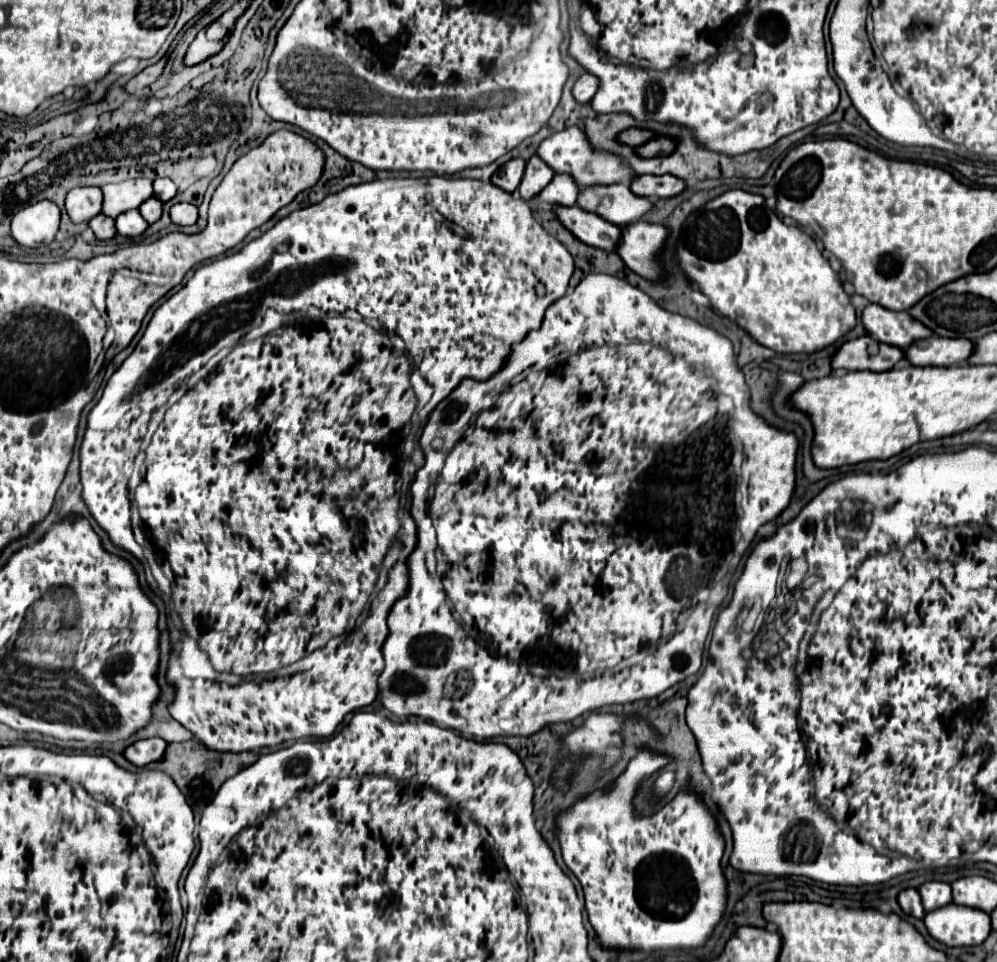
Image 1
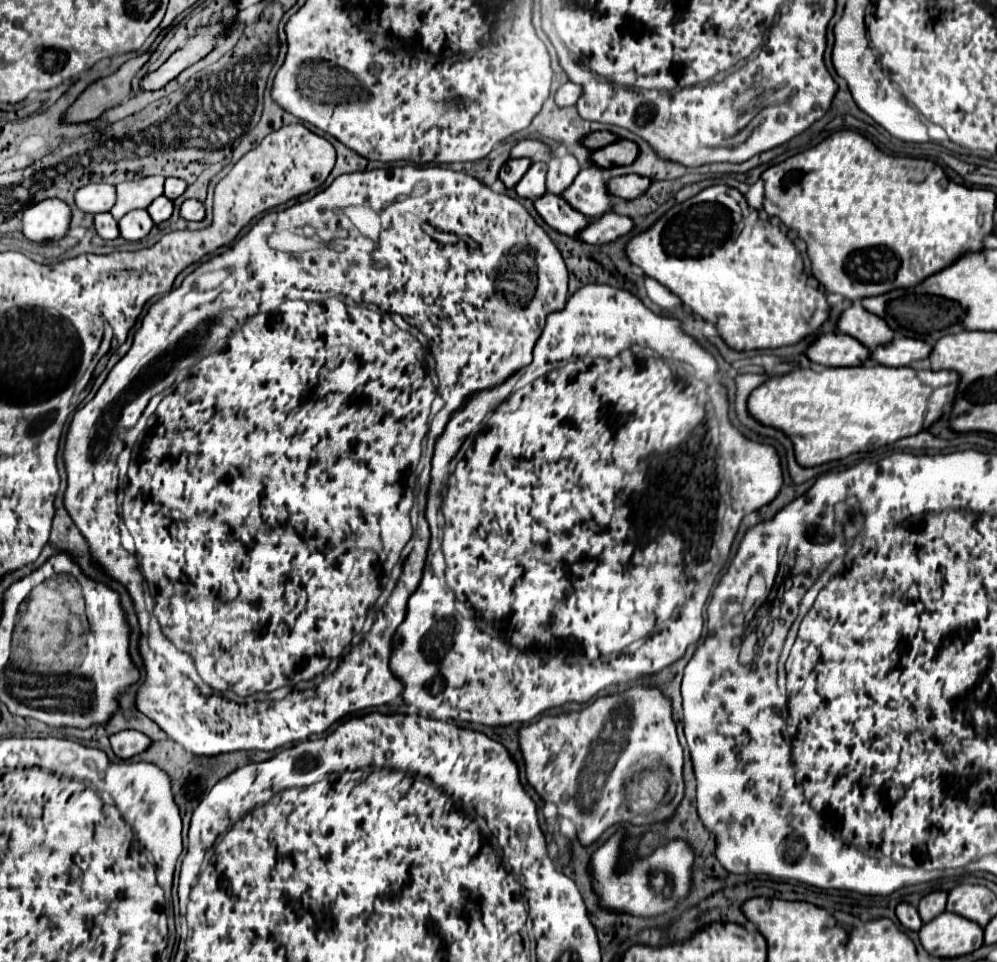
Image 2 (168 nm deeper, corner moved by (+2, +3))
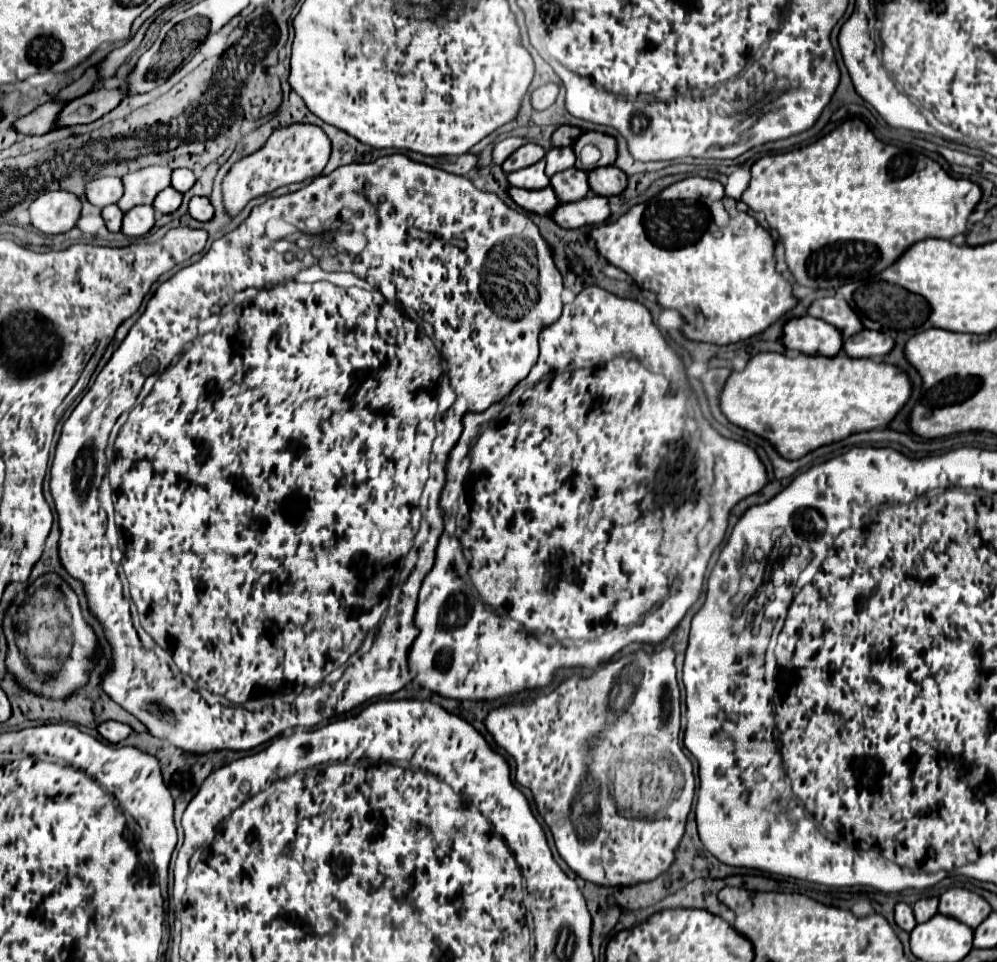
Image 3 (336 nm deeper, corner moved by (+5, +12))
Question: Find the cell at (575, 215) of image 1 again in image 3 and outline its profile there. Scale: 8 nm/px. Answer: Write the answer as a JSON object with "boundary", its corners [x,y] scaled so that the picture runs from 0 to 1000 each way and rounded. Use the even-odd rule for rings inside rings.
{"boundary":[[[512,194],[512,205],[528,219],[532,221],[540,221],[540,223],[552,223],[556,219],[556,215],[560,215],[560,207],[558,201],[554,199],[554,194],[546,194],[546,196],[520,196],[520,194]]]}

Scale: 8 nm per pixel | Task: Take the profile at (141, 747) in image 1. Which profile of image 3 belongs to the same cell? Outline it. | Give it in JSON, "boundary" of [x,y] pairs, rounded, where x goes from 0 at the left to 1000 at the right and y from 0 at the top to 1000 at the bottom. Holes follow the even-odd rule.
{"boundary":[[[104,749],[98,754],[98,762],[110,772],[120,772],[132,762],[132,756],[124,752],[116,752],[116,749]]]}

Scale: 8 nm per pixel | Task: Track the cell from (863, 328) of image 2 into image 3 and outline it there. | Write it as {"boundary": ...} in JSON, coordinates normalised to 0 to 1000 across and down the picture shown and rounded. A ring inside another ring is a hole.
{"boundary":[[[845,309],[818,311],[812,317],[810,327],[820,330],[820,332],[837,338],[839,342],[845,344],[847,352],[851,352],[851,348],[859,348],[859,344],[867,342],[859,323],[855,323],[855,319],[851,319],[851,313],[845,311]]]}

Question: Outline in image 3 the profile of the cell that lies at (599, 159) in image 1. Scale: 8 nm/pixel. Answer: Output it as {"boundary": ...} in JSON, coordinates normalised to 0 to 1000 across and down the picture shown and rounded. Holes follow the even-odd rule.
{"boundary":[[[508,142],[508,144],[499,147],[497,153],[495,153],[495,159],[493,159],[495,169],[497,169],[497,172],[504,172],[504,169],[508,167],[508,163],[510,163],[512,159],[516,159],[520,153],[524,153],[526,149],[528,149],[528,147],[526,147],[524,142]]]}

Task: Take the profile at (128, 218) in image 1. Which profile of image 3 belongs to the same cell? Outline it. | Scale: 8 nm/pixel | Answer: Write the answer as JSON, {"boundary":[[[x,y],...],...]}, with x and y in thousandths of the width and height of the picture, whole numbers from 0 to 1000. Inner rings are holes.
{"boundary":[[[140,213],[132,219],[124,221],[122,230],[122,242],[128,246],[140,246],[148,242],[154,234],[154,217],[150,213]]]}

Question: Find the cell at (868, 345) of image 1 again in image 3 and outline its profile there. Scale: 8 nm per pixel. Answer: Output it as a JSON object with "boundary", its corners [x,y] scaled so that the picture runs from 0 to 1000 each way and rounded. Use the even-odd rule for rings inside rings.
{"boundary":[[[812,327],[794,332],[786,338],[784,350],[788,363],[798,363],[806,369],[826,369],[837,371],[845,365],[845,348],[832,336],[816,332]]]}

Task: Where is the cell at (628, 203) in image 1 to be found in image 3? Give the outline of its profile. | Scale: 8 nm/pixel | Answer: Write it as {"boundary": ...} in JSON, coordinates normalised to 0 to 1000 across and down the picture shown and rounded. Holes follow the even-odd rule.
{"boundary":[[[578,174],[556,182],[552,186],[552,192],[558,199],[562,211],[576,211],[576,209],[588,207],[592,203],[590,180],[584,176],[578,176]]]}

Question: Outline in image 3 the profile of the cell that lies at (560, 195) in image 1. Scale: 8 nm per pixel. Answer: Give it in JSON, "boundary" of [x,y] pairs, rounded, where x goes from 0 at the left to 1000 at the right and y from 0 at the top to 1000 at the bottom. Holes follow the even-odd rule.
{"boundary":[[[554,153],[548,159],[548,182],[554,184],[562,178],[568,178],[576,172],[578,161],[574,157],[574,153]]]}

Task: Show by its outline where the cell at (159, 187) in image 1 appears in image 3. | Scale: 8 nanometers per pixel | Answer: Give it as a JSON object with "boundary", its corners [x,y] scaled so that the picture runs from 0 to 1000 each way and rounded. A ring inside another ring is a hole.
{"boundary":[[[175,176],[173,178],[173,194],[181,201],[189,199],[195,192],[195,188],[197,188],[197,184],[191,176]]]}

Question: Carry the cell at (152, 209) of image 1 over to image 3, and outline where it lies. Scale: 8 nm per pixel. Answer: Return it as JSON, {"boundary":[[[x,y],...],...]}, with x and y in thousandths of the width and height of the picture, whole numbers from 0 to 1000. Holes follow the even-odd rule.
{"boundary":[[[166,194],[164,199],[160,199],[160,203],[156,203],[152,215],[160,221],[173,221],[181,215],[181,211],[183,211],[183,201],[179,201],[173,194]]]}

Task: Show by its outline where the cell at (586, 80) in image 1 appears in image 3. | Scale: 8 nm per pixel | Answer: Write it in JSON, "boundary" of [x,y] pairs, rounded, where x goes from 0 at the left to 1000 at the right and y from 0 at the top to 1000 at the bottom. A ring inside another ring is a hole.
{"boundary":[[[548,86],[548,88],[540,90],[534,97],[534,111],[538,111],[538,113],[552,111],[558,105],[560,97],[562,97],[562,88],[558,88],[558,86]]]}

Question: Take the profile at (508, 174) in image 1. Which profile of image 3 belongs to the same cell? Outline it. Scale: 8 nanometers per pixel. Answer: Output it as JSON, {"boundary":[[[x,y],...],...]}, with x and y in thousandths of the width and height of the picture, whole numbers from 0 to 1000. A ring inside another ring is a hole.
{"boundary":[[[528,149],[528,151],[524,151],[520,157],[516,157],[516,159],[506,167],[504,178],[510,182],[510,180],[514,180],[514,178],[520,178],[520,176],[532,174],[532,172],[540,169],[546,161],[548,161],[548,157],[546,157],[542,151]]]}

